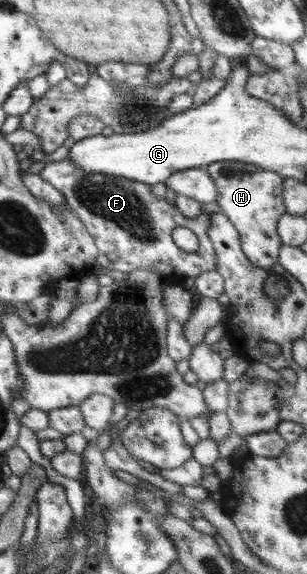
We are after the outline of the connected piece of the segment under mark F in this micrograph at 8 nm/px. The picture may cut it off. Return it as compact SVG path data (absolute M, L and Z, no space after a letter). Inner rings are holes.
M68 159L49 162L38 175L65 196L67 207L83 221L98 249L96 265L125 273L139 268L157 270L167 285L182 283L187 277L196 278L206 271L217 269L217 253L207 235L213 212L201 211L195 219L189 219L175 205L155 199L149 183L113 175L85 174ZM177 227L187 227L197 235L197 251L187 253L177 247L171 238Z

